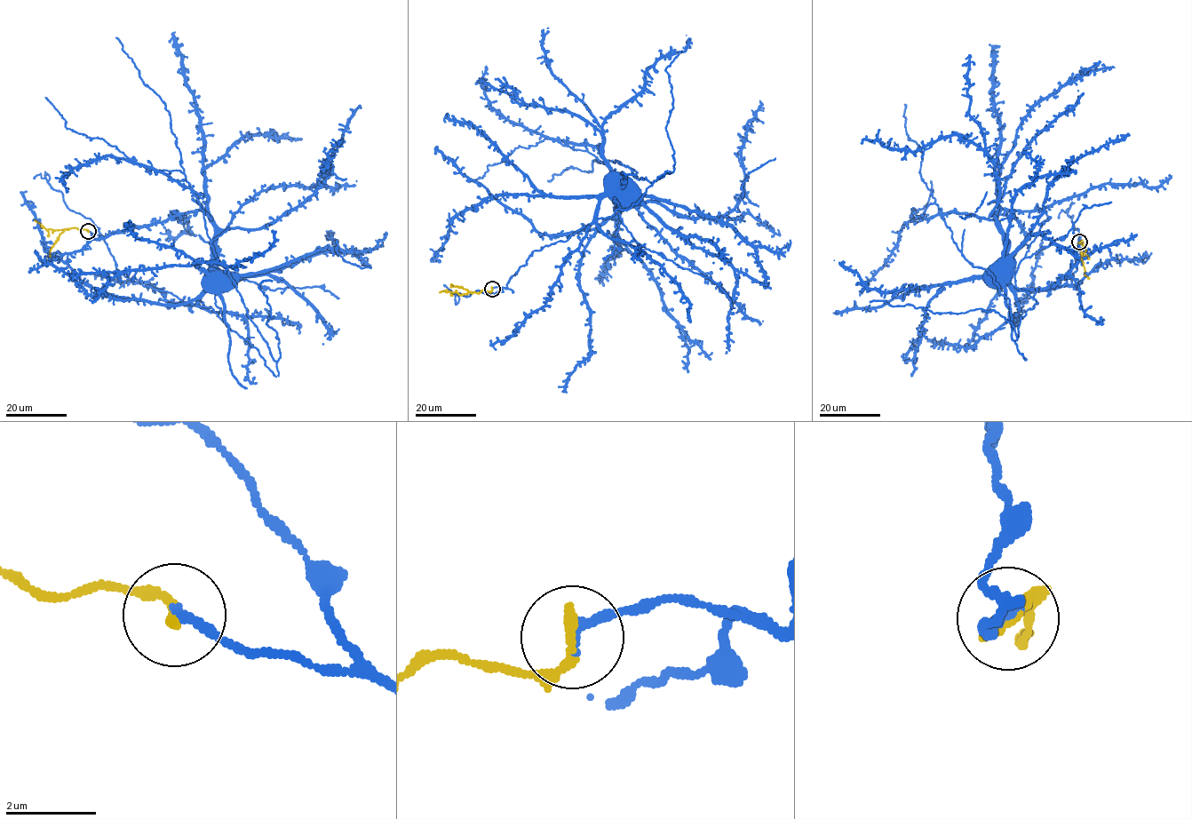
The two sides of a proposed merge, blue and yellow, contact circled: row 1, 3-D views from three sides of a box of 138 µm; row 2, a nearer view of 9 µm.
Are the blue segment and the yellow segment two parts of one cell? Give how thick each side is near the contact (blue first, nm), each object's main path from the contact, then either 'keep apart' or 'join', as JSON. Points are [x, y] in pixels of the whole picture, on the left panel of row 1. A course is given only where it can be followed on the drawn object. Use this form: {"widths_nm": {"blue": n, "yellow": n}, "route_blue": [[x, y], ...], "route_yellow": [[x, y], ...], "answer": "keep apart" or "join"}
{"widths_nm": {"blue": 220, "yellow": 240}, "route_blue": [[88, 231], [103, 236], [116, 269], [127, 279], [182, 301], [195, 304], [205, 279], [214, 279]], "route_yellow": [[88, 231], [75, 227], [46, 229], [34, 219]], "answer": "join"}

